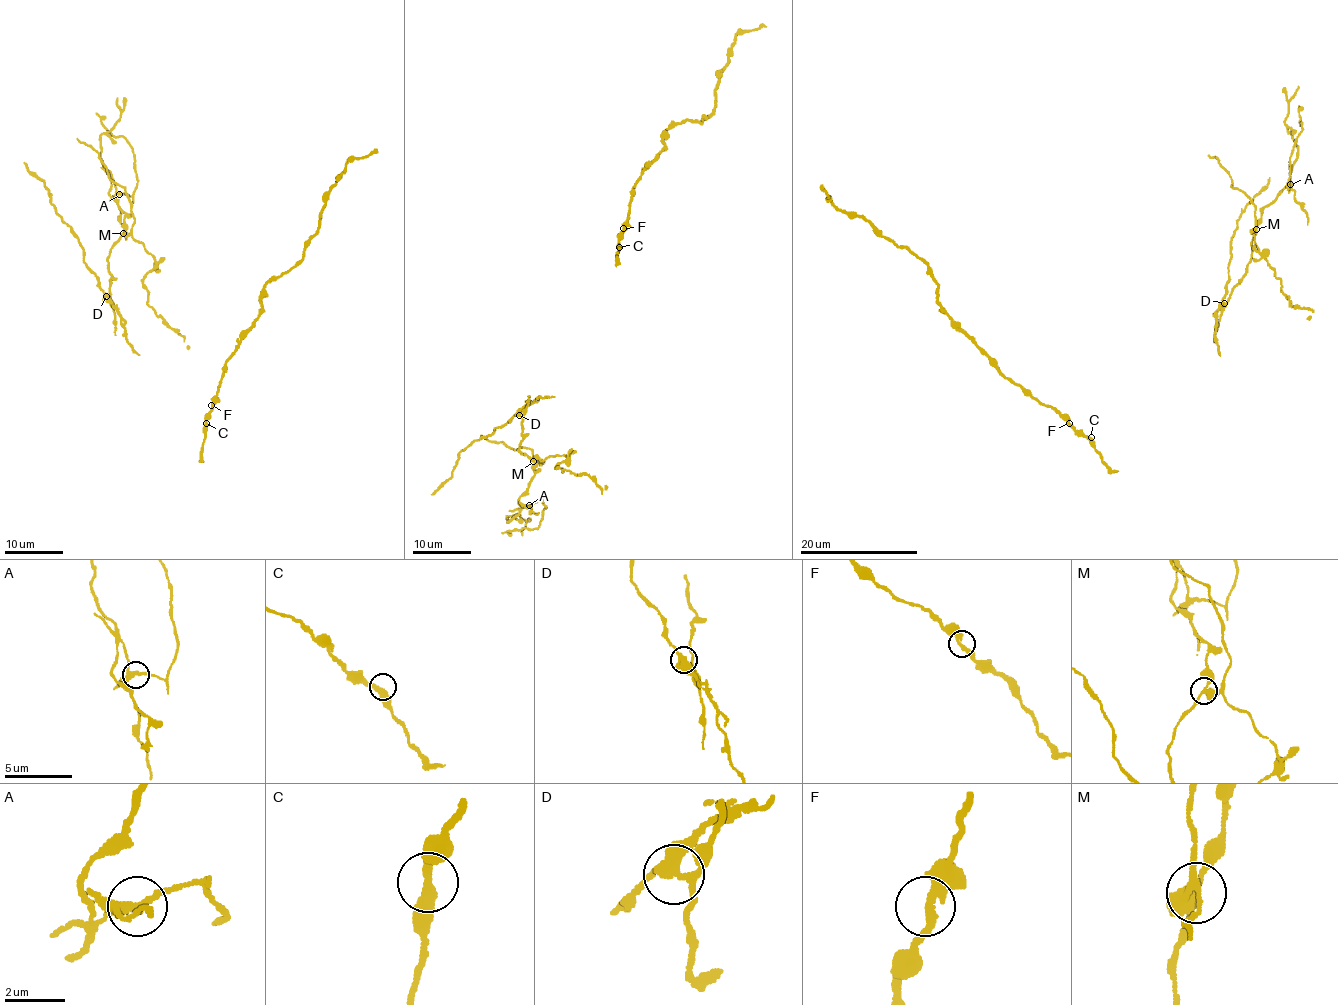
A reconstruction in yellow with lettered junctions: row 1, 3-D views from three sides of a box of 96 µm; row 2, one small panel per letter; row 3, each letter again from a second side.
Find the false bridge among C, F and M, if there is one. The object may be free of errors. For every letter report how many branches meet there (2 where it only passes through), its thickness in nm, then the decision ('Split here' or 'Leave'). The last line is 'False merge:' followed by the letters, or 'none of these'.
C: Branches: 2. Thickness 320 nm. Leave
F: Branches: 2. Thickness 300 nm. Leave
M: Branches: 4. Thickness 280 nm. Split here
False merge: M

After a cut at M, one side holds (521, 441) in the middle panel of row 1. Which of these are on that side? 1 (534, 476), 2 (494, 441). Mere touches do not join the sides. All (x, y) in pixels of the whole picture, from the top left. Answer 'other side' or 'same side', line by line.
1: same side
2: other side

